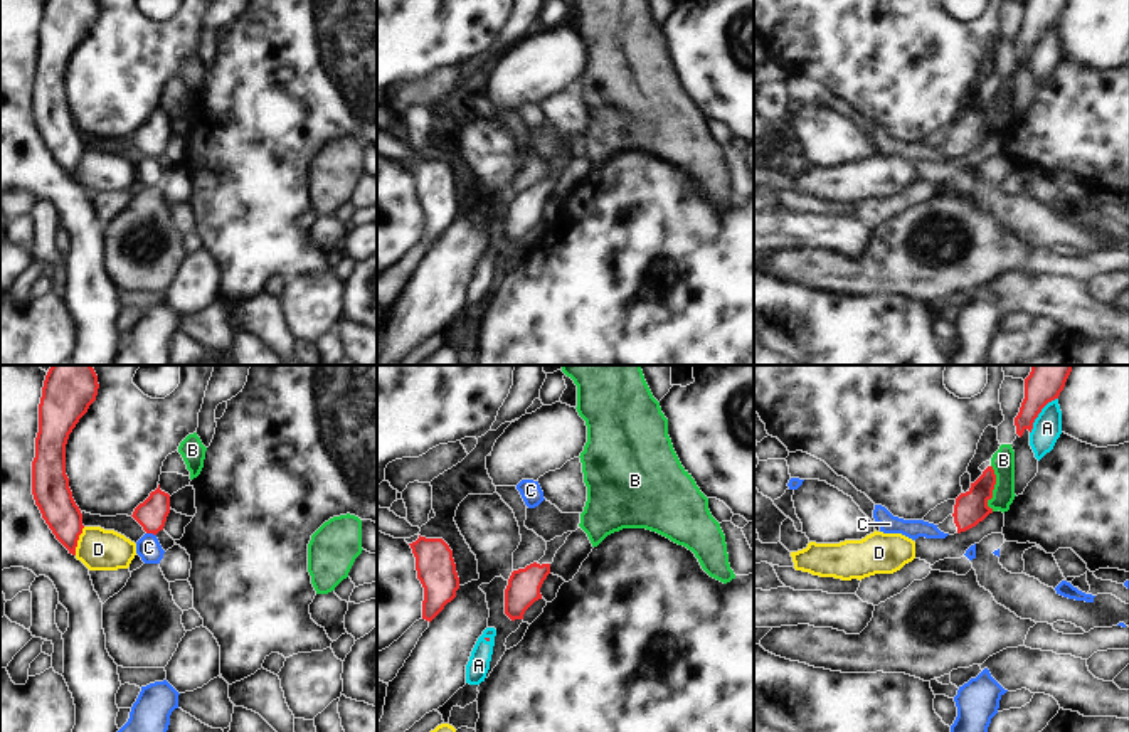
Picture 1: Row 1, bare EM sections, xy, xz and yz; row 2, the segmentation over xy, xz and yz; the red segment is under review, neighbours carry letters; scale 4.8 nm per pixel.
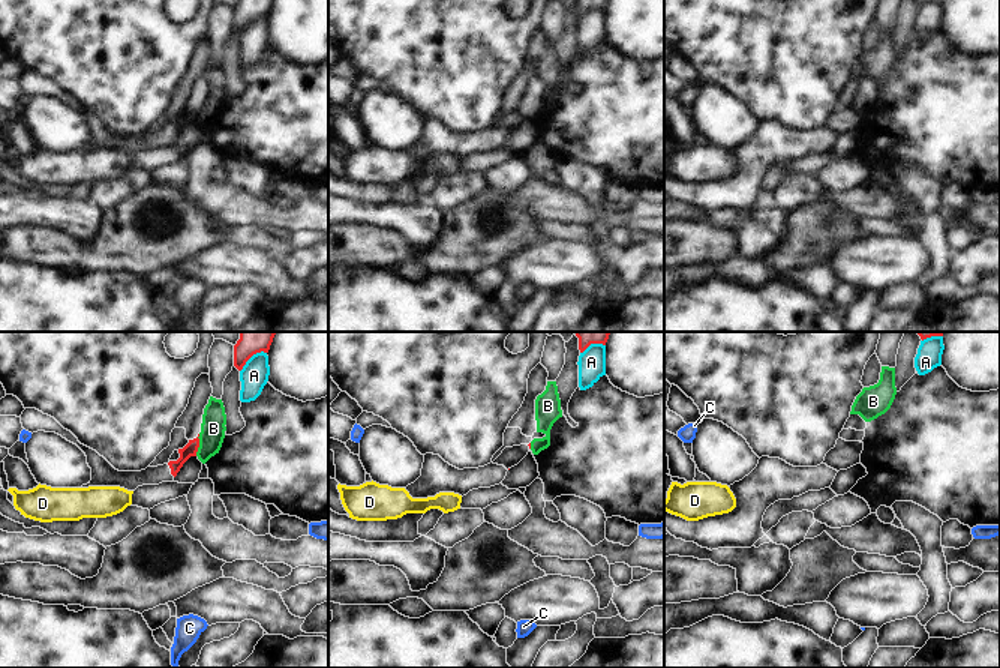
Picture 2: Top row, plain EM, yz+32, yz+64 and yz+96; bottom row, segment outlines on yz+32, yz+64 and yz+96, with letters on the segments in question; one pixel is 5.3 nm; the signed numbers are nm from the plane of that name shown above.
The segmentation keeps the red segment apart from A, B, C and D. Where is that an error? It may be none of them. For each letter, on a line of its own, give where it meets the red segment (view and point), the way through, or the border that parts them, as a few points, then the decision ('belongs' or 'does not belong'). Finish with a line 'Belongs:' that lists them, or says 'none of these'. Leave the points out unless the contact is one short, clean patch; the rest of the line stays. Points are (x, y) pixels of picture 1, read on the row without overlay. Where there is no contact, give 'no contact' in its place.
A: contact yz (1038, 36); does not belong
B: contact yz (993, 111); border yz (991, 88), (995, 111), (988, 128), (993, 133); does not belong
C: contact xy (152, 155); border xy (147, 155), (155, 159); does not belong
D: contact xy (78, 162); does not belong
Belongs: none of these

